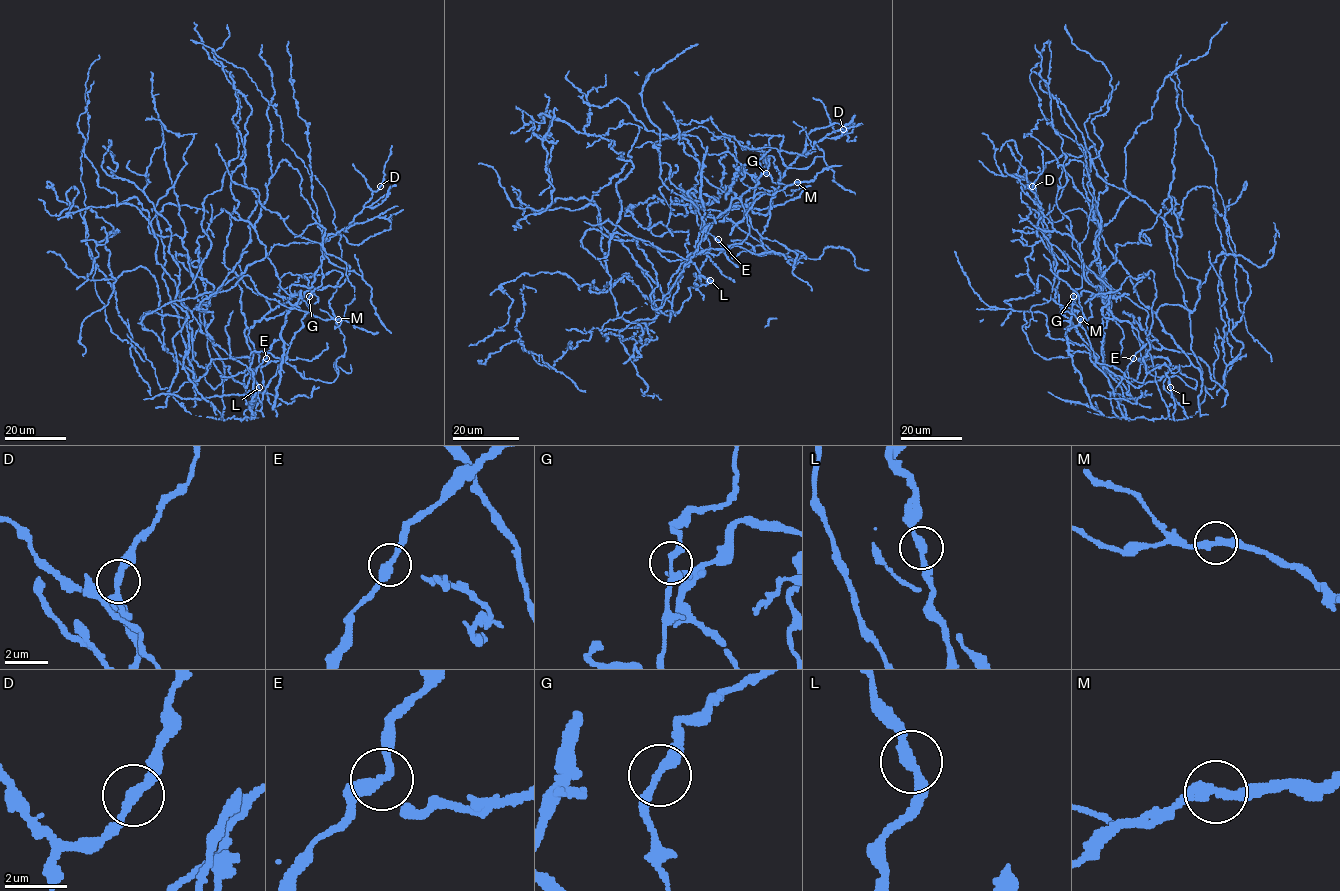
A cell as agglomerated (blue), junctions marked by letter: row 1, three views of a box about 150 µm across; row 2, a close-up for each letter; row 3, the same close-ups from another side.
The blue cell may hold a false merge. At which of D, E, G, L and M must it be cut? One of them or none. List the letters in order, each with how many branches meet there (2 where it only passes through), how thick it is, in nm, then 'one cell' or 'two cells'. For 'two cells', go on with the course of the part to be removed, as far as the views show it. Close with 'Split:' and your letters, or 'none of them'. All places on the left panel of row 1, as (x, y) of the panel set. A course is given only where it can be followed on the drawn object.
D: branches 2; calibre 280 nm; one cell
E: branches 2; calibre 300 nm; one cell
G: branches 2; calibre 280 nm; one cell
L: branches 2; calibre 280 nm; one cell
M: branches 2; calibre 280 nm; one cell
Split: none of them

